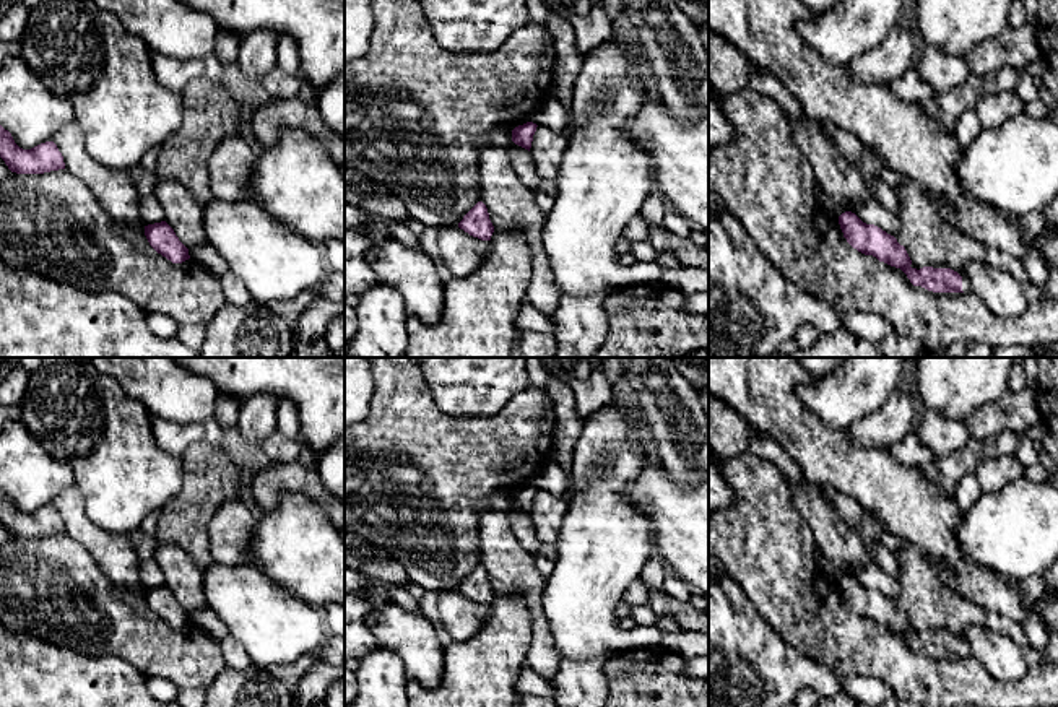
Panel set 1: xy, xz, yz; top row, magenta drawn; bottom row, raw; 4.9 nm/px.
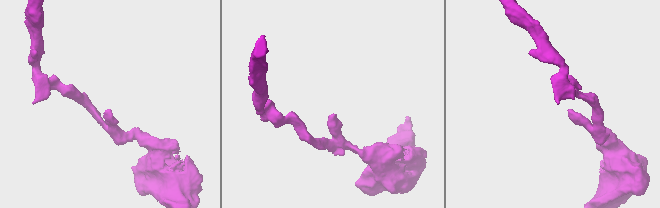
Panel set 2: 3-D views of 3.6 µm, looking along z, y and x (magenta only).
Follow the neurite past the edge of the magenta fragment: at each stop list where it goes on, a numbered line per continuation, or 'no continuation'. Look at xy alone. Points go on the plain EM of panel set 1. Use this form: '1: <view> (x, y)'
no continuation

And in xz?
no continuation

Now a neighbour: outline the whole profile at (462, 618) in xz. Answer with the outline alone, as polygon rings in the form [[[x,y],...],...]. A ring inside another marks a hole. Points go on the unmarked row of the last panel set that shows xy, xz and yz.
[[[458,590],[439,592],[437,608],[440,626],[452,640],[473,637],[489,618],[489,605],[473,601]]]

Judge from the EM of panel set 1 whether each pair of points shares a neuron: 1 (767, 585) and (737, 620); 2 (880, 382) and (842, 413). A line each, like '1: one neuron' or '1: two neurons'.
1: two neurons
2: one neuron

